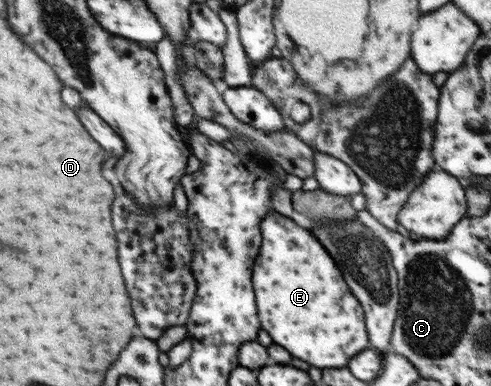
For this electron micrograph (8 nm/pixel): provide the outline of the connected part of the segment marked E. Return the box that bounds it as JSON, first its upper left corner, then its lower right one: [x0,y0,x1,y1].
[252,212,368,368]

